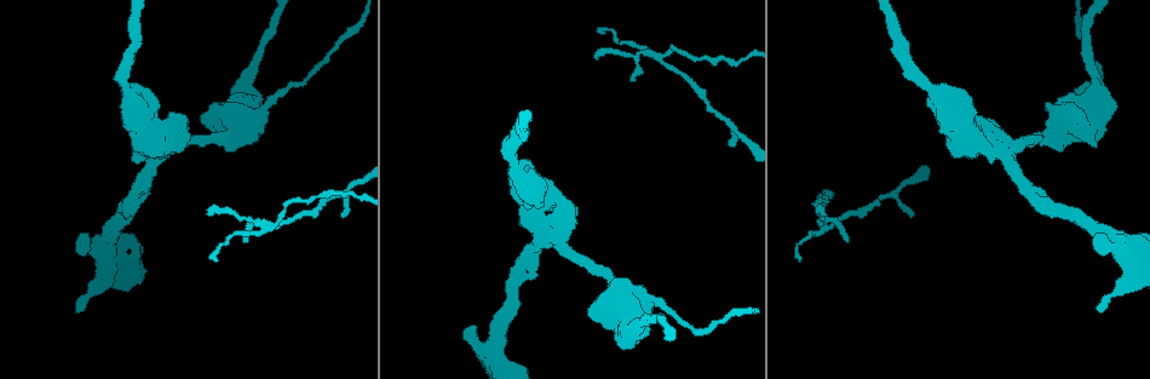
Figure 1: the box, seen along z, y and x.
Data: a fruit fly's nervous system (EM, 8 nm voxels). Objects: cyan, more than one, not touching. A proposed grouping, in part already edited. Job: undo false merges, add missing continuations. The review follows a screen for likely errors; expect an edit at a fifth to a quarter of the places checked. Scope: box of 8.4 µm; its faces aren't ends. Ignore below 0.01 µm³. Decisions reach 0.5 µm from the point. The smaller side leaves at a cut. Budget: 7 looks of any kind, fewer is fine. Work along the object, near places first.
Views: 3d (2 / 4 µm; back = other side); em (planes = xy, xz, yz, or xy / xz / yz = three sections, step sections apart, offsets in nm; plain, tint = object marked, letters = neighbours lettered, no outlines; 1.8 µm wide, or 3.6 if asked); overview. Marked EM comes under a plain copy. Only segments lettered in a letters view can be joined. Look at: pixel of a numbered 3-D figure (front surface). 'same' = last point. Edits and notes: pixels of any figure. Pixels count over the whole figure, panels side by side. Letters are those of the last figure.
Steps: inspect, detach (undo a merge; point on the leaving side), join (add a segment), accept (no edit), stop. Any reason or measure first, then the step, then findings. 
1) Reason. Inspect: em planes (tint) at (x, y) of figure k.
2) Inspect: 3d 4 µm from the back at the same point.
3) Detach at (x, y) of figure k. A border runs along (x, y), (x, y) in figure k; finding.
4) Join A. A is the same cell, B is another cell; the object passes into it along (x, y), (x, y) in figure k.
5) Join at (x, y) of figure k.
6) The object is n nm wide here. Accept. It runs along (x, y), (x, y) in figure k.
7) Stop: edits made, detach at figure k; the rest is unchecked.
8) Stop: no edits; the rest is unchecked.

Abrupt turn. Inspect: em 3.6 µm planes (tint) at (1082, 108) of figure 1.

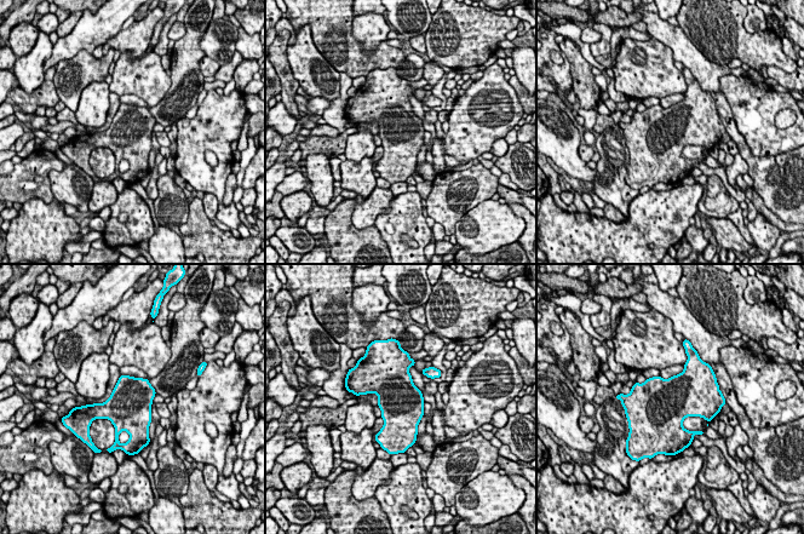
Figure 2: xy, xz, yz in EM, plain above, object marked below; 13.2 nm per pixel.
What lies round it. Inspect: em 3.6 µm planes (letters) at the same point.

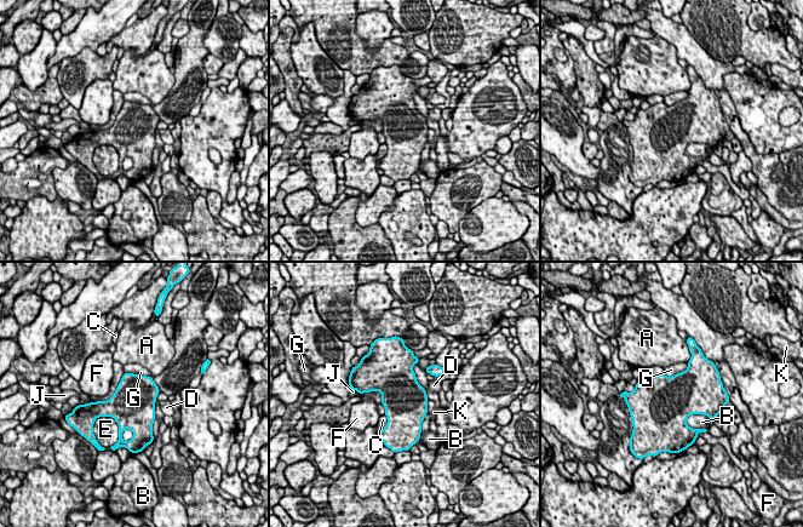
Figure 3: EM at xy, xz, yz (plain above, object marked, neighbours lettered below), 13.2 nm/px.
Accept. A, B, C, D, E, F, G, J and K are other cells; one neuron here.

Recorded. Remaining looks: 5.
Thick end. Inspect: 3d 2 µm at (87, 234) of figure 1.

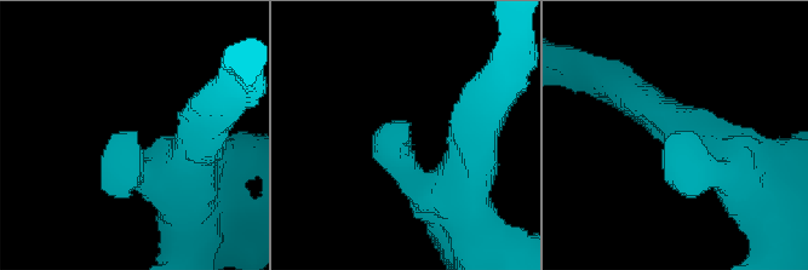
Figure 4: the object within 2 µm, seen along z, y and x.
Inspect: em xy step 4 (tint) at (681, 131) of figure 4.

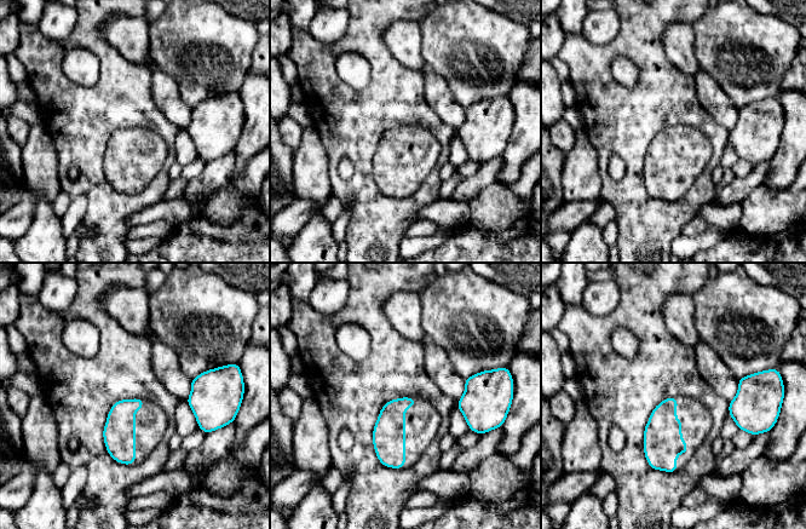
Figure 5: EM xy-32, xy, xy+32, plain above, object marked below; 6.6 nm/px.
Another direction. Inspect: em planes (letters) at the same point.

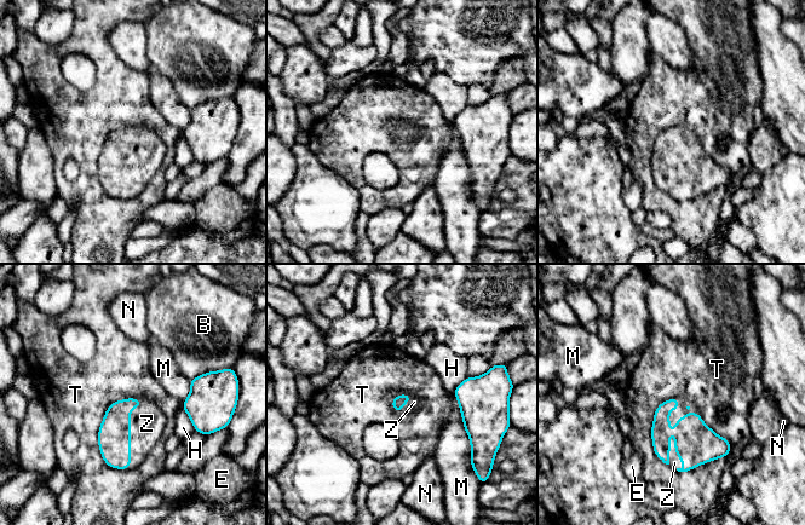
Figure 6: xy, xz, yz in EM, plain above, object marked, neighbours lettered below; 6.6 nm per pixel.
The longest contact is with T, 500 nm. Join Z. Z is the same cell, B, E, H, M, N and T are other cells; the object passes into it along (706, 445), (676, 438), (674, 462) in figure 6; it goes on there.

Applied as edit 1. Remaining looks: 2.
Redraw. Inspect: overview.

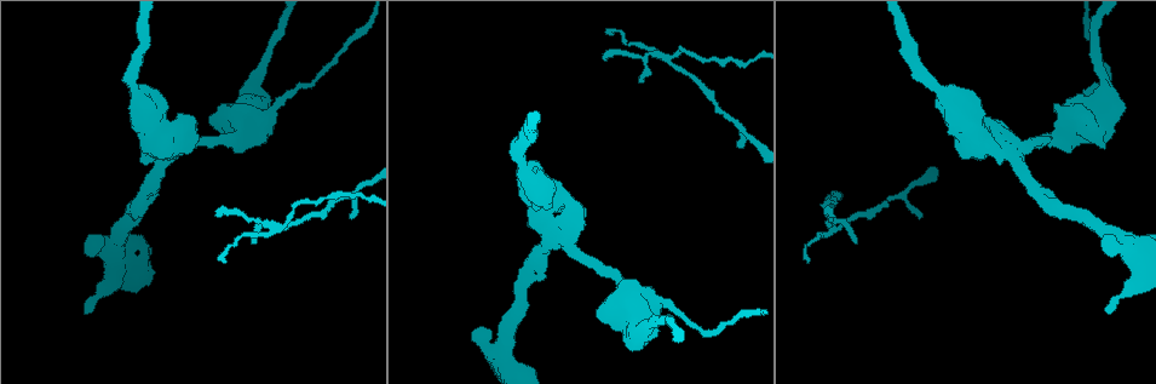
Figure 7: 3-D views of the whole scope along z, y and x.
Four-way junction. Inspect: em planes (letters) at (553, 236) of figure 7.

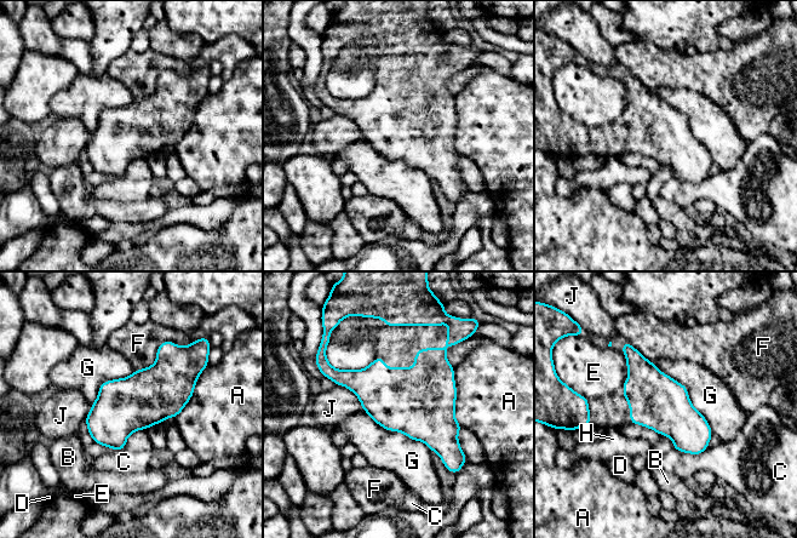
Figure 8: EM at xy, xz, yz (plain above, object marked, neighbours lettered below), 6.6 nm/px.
Accept. A, B, C, D, E, F, G, H and J are other cells; a border runs along (653, 362), (687, 389), (714, 434) in figure 8; one neuron here.

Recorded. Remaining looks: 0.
Stop: edits made, join at figure 6; the rest is unchecked.

